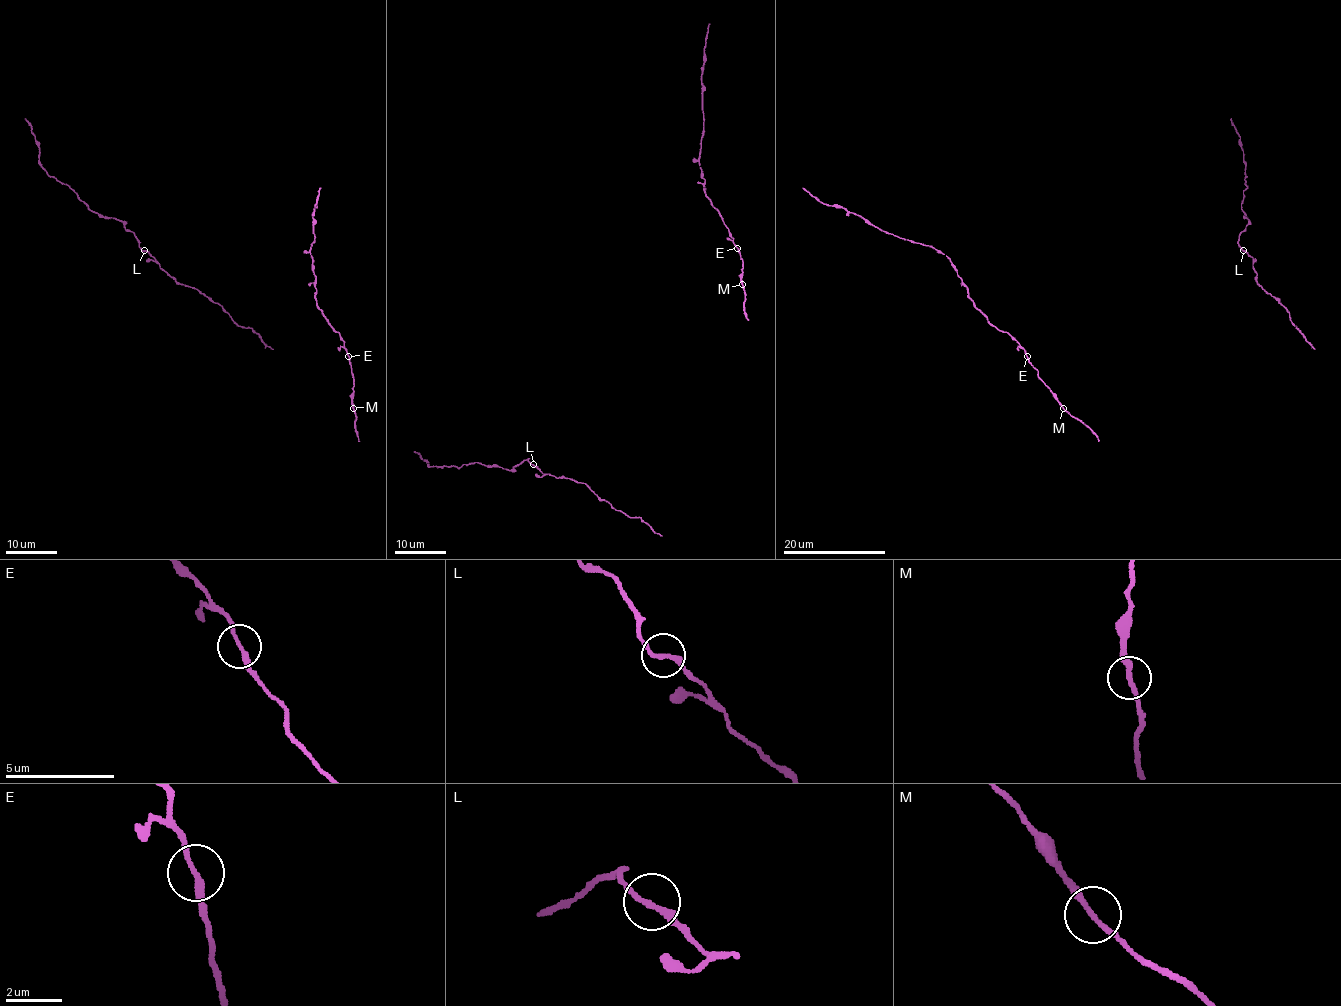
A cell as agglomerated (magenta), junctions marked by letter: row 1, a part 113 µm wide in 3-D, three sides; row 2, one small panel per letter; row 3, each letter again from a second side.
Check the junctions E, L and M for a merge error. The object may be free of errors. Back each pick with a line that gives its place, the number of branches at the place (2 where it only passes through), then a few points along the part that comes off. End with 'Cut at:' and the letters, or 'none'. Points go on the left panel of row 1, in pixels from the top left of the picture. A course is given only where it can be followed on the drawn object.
Cut at: none

